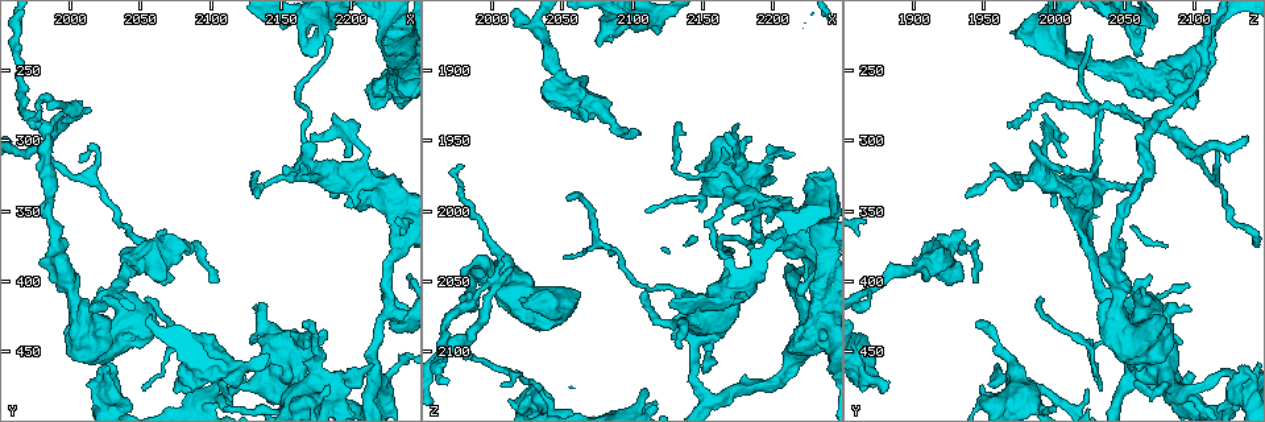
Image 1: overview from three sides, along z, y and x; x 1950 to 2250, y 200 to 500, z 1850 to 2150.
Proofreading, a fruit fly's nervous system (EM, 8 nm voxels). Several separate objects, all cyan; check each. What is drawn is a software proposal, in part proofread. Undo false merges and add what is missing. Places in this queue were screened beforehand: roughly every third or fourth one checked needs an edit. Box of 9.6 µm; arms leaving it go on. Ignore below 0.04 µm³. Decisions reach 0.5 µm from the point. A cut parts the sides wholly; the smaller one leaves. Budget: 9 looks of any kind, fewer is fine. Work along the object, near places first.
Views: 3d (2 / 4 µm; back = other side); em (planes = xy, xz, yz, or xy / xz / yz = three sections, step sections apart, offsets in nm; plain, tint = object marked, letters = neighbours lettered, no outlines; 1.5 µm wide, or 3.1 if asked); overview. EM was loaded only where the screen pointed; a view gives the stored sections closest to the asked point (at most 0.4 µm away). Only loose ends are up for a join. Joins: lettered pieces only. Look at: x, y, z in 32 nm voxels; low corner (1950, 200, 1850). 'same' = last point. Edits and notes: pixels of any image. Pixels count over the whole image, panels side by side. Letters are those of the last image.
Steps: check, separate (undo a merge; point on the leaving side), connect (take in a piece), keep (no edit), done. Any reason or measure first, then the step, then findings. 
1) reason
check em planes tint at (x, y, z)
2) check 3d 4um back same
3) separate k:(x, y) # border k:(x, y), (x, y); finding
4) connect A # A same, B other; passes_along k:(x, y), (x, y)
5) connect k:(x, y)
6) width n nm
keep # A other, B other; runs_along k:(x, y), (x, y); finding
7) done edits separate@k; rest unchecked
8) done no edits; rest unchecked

branch stops here
check em yz step 4 tint at (2164, 432, 1944)

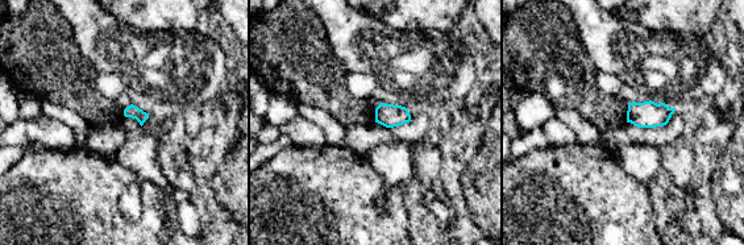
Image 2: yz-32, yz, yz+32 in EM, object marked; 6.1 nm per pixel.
check em yz step 4 letters same

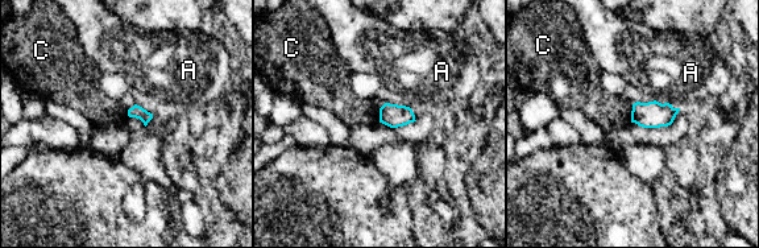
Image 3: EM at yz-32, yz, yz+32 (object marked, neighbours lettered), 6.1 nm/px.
keep # A other, C other; border 3:(633, 104), (630, 122); none of them fits

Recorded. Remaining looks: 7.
an open end
check 3d 4um back at (2104, 400, 1948)

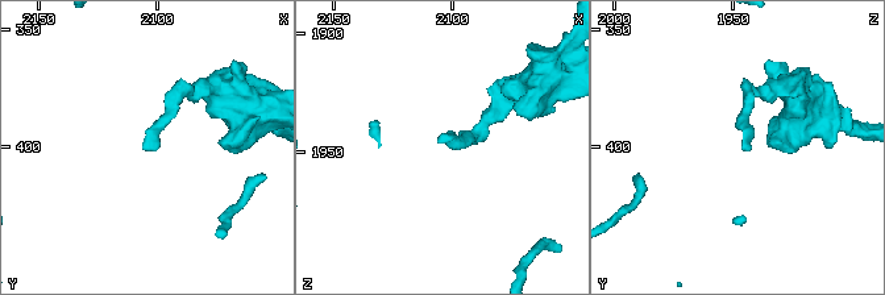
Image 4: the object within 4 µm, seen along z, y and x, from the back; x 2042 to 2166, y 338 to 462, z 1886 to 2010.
check em planes letters at (2106, 400, 1948)

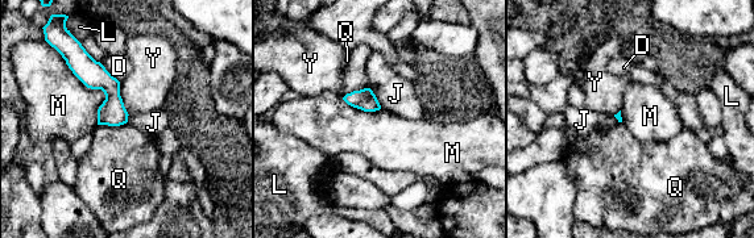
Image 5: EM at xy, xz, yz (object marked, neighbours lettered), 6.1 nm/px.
longest_contact M 460 nm
keep # D other, J other, L other, M other, Q other, Y other; border 5:(62, 57), (103, 92), (98, 124); none of them fits

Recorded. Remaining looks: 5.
branch stops here
check em planes letters at (2074, 478, 1880)

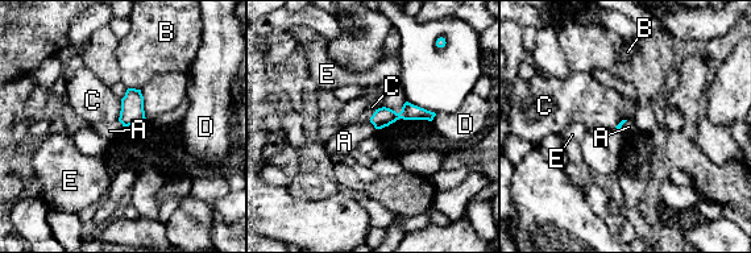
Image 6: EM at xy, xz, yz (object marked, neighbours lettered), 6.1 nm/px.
keep # A other, B other, C other, D other, E other; border 6:(369, 121), (376, 129); no lettered piece goes on from it

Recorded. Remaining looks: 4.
an open end
check em planes letters at (2226, 224, 1972)

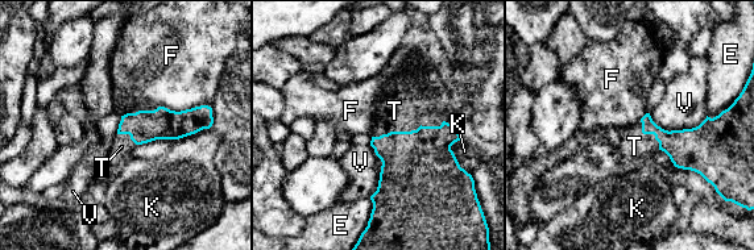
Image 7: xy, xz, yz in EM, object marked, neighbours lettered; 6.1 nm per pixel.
connect T # E other, F other, K other, T same, V other; passes_along 7:(415, 165), (392, 132), (394, 111); it goes on there

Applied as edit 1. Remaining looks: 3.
done edits connect@7; rest unchecked

